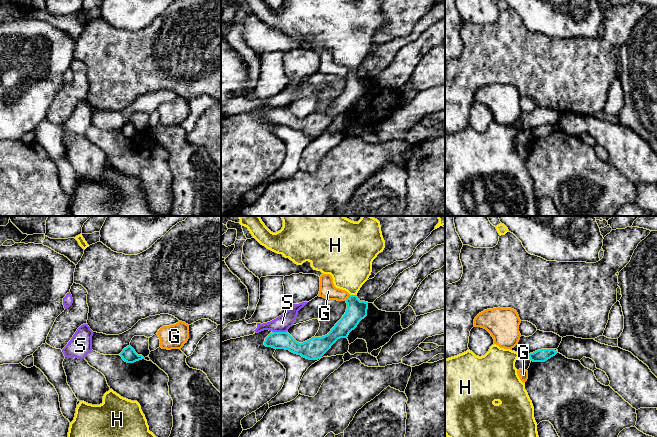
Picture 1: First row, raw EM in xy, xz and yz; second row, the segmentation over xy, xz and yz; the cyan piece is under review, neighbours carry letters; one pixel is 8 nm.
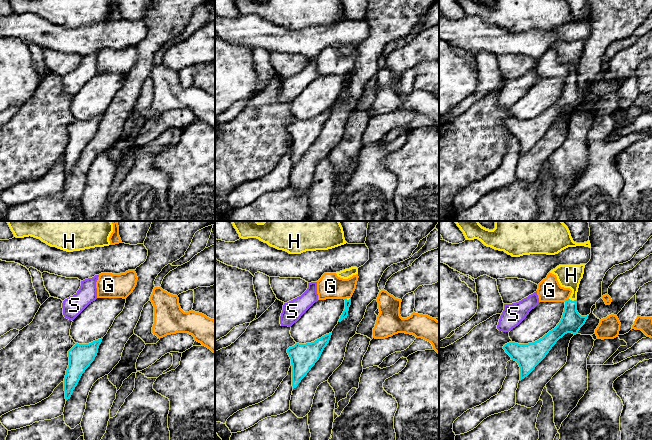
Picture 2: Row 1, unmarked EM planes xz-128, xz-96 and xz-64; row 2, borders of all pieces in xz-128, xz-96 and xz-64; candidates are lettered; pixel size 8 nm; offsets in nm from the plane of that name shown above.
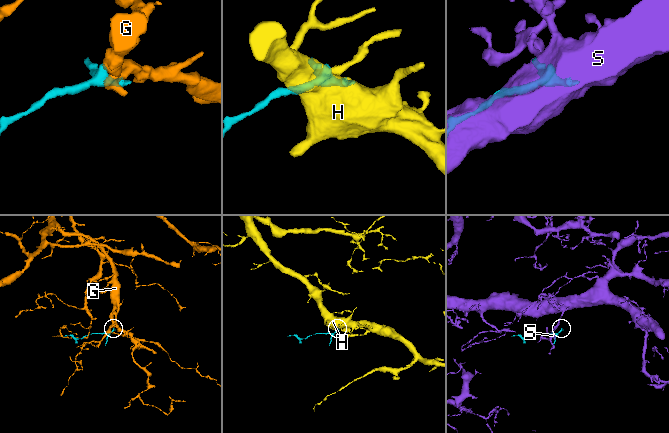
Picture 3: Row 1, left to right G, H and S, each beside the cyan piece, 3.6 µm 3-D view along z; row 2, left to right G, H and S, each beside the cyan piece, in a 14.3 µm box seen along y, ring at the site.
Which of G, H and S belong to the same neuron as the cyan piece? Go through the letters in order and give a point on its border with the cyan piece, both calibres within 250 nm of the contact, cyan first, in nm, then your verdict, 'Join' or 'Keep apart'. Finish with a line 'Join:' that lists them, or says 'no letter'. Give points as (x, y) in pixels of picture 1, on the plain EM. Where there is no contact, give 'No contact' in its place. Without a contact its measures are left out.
G: Touches cyan at xz (347, 74). Thickness 160 nm (cyan) against 130 nm. Keep apart
H: Touches cyan at xz (353, 71). Thickness 160 nm (cyan) against 360 nm. Join
S: Touches cyan at xz (279, 108). Thickness 140 nm (cyan) against 130 nm. Keep apart
Join: H

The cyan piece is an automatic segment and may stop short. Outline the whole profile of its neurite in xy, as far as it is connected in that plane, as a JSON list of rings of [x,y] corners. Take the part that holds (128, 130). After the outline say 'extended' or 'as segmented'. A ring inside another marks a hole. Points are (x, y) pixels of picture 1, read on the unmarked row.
[[[130,121],[123,125],[120,132],[127,139],[134,139],[144,135],[144,133],[142,131],[138,131]]] | as segmented

